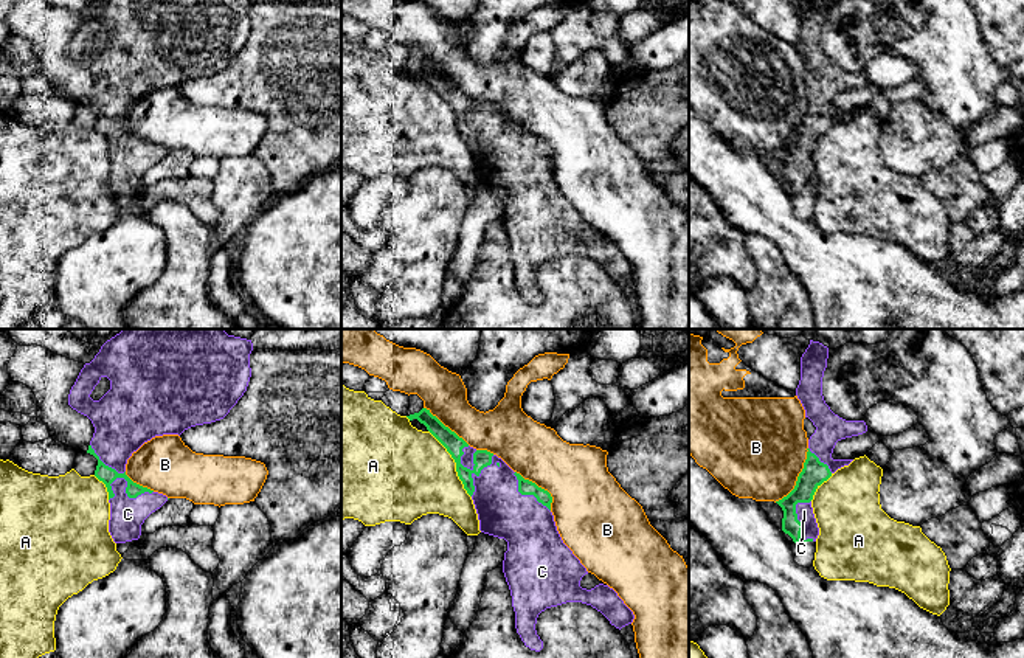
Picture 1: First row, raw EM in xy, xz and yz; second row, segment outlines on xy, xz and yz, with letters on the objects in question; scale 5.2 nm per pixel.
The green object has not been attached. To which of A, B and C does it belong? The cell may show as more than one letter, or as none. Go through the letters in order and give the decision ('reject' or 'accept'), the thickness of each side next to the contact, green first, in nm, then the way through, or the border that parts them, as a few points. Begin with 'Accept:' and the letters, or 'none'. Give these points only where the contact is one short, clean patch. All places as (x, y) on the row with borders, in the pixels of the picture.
Accept: C
A: reject; 100 nm thick on the green side, 460 nm on the other
B: reject; 130 nm thick on the green side, 500 nm on the other
C: accept; 100 nm thick on the green side, 240 nm on the other

